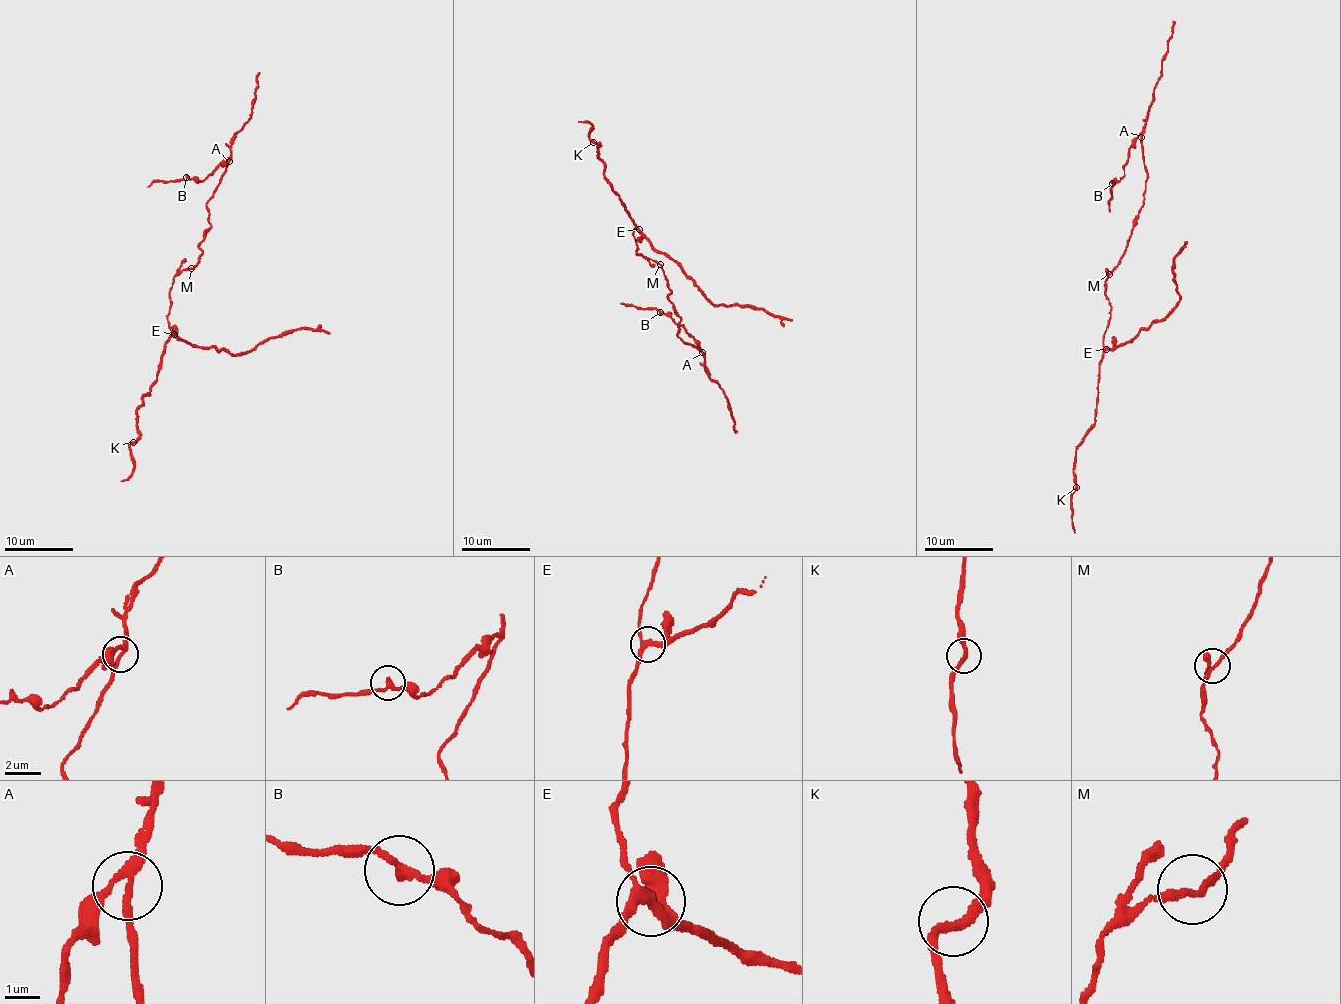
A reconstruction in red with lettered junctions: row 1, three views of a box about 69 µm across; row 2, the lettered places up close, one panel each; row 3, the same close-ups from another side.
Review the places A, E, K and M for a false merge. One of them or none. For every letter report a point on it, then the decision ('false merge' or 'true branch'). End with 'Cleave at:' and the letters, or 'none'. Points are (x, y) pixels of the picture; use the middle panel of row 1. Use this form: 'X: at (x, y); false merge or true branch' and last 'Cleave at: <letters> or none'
A: at (702, 352); false merge
E: at (639, 229); true branch
K: at (593, 142); true branch
M: at (660, 264); true branch
Cleave at: A

